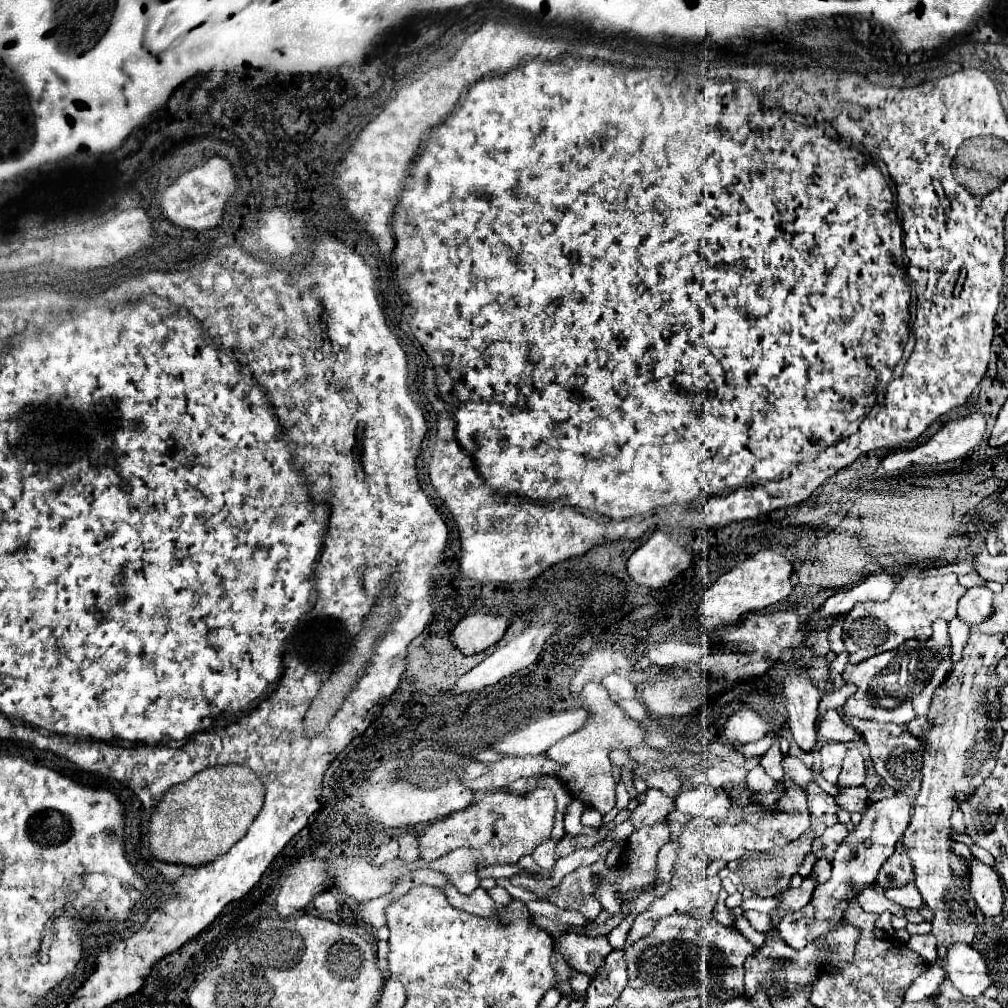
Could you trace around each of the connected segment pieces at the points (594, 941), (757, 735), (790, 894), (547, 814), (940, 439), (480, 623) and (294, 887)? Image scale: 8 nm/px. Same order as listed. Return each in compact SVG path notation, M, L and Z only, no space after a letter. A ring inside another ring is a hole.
M568 933L560 939L560 951L564 949L564 955L570 963L574 963L574 969L596 975L594 965L588 961L590 953L598 953L606 957L612 951L612 945L608 943L608 937L586 937L586 935L574 935Z
M742 709L736 711L724 729L724 735L732 741L740 741L740 743L750 743L750 741L758 741L762 739L768 731L772 729L770 721L760 717L756 711L752 709Z
M804 879L804 883L796 889L784 889L782 893L776 895L776 899L780 901L780 909L782 911L796 911L796 909L802 909L810 897L812 897L812 891L816 887L816 881L814 879Z
M540 789L540 801L536 799L536 793L514 795L508 791L496 791L484 795L468 809L456 811L450 817L426 827L424 835L420 837L420 857L424 861L434 861L452 849L472 847L484 853L484 865L516 863L520 857L530 855L542 841L550 839L554 815L556 799L550 789Z
M972 413L968 417L962 417L958 421L950 421L946 423L930 441L926 441L924 445L910 449L910 451L894 451L890 455L886 455L886 459L882 459L882 467L886 471L898 471L898 469L906 469L910 465L940 465L940 463L948 463L948 461L956 461L960 457L964 457L968 451L976 449L982 439L984 439L984 431L986 431L986 419L982 413Z
M486 613L466 615L452 629L450 641L460 653L476 655L496 645L502 639L506 627L508 627L508 621L496 615L486 615Z
M324 859L298 861L276 899L276 911L280 917L288 917L294 911L304 909L318 893L322 893L326 889L326 875L328 863Z

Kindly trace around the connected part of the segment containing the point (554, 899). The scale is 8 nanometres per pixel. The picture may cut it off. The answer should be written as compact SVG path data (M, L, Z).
M602 861L588 867L578 867L576 871L568 873L562 879L554 895L552 895L552 889L542 889L534 883L534 879L528 879L528 877L514 877L512 883L534 891L538 897L548 899L560 909L576 909L582 915L586 915L588 921L594 921L596 915L602 911L602 905L596 899L596 891L600 889L608 873L610 869Z

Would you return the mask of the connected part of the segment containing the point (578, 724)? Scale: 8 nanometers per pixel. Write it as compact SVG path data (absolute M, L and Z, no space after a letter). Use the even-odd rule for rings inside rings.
M586 709L552 713L544 719L528 723L520 731L508 733L498 743L494 743L494 749L504 755L542 755L550 745L554 745L562 737L568 737L570 733L582 729L588 717L590 713L586 713Z

